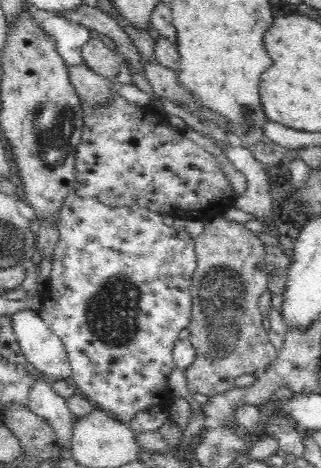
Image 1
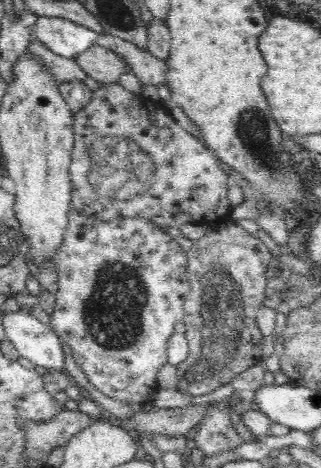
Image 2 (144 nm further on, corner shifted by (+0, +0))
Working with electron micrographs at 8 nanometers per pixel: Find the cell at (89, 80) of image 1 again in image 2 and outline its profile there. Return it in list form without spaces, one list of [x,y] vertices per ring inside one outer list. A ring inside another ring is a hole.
[[[32,40],[28,44],[28,50],[26,54],[30,54],[32,58],[38,58],[44,62],[44,68],[48,68],[48,72],[60,80],[60,82],[82,82],[86,78],[86,72],[76,64],[76,60],[68,60],[68,58],[62,58],[60,54],[52,52],[44,42],[38,42],[38,40]]]

